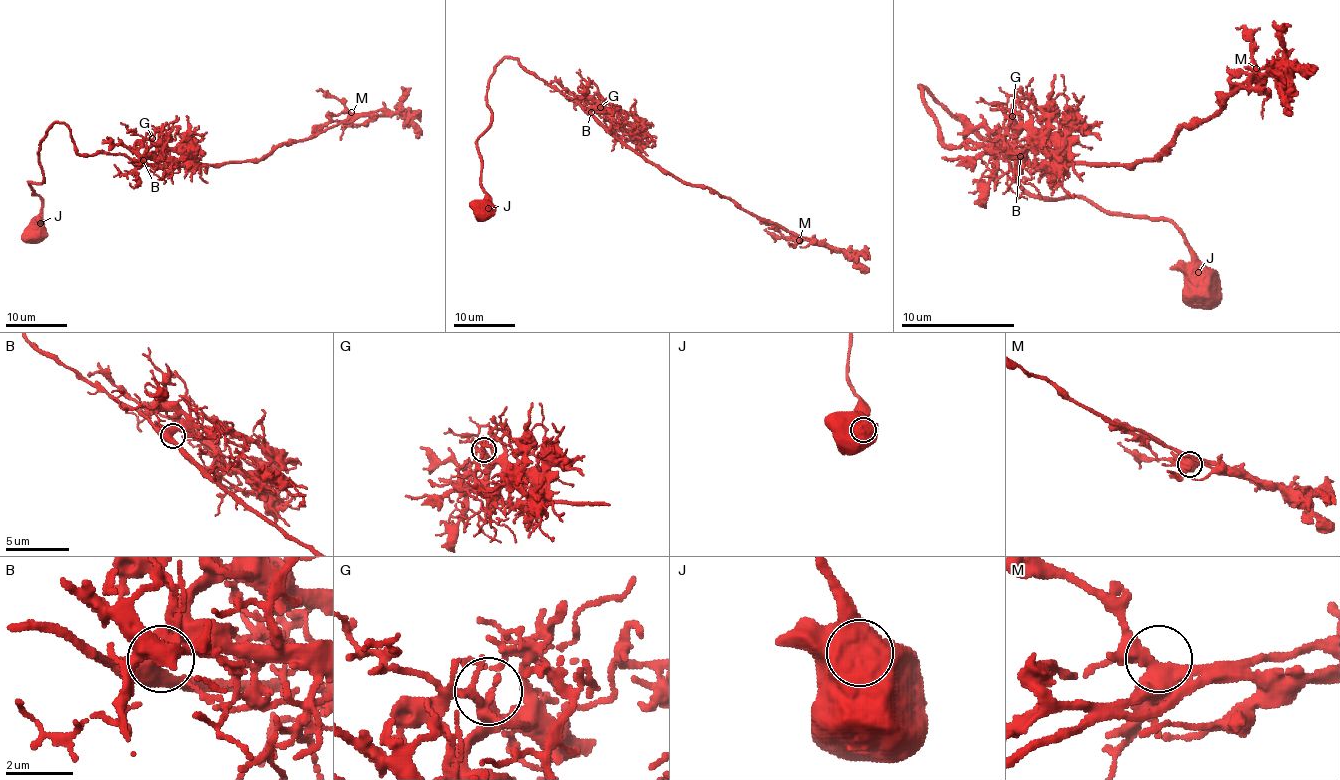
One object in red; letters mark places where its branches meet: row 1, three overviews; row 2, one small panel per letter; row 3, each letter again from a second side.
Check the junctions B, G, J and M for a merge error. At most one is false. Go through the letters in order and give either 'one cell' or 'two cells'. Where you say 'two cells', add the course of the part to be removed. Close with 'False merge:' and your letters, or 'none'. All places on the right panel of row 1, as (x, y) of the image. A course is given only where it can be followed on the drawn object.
B: one cell
G: one cell
J: one cell
M: one cell
False merge: none

